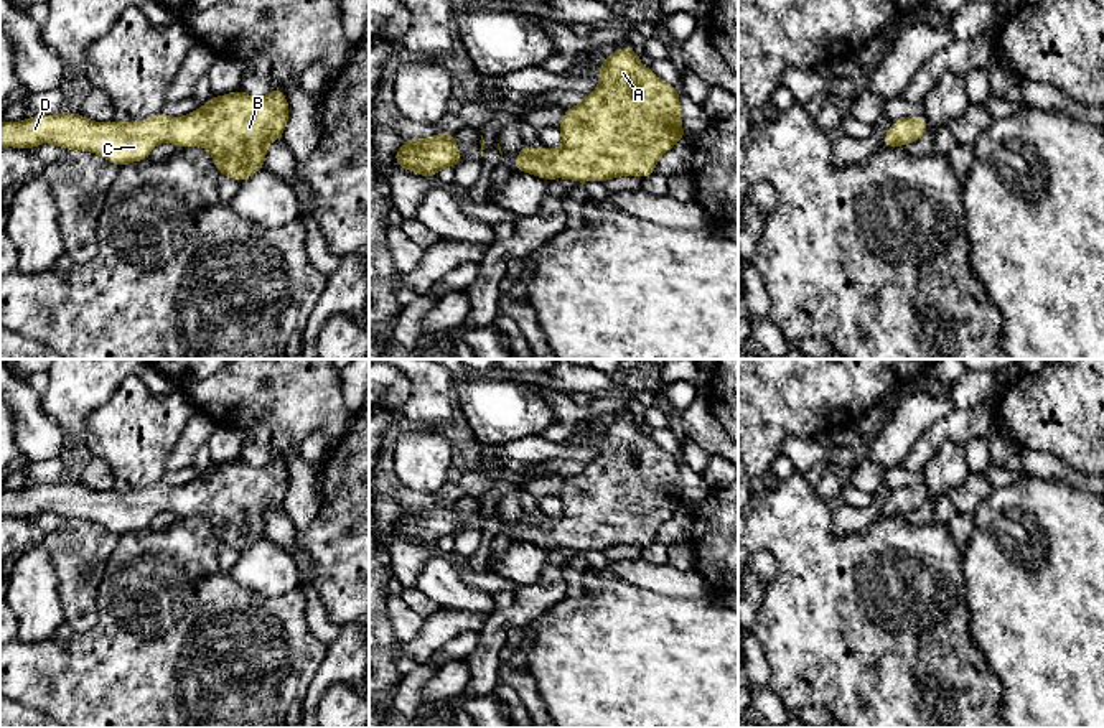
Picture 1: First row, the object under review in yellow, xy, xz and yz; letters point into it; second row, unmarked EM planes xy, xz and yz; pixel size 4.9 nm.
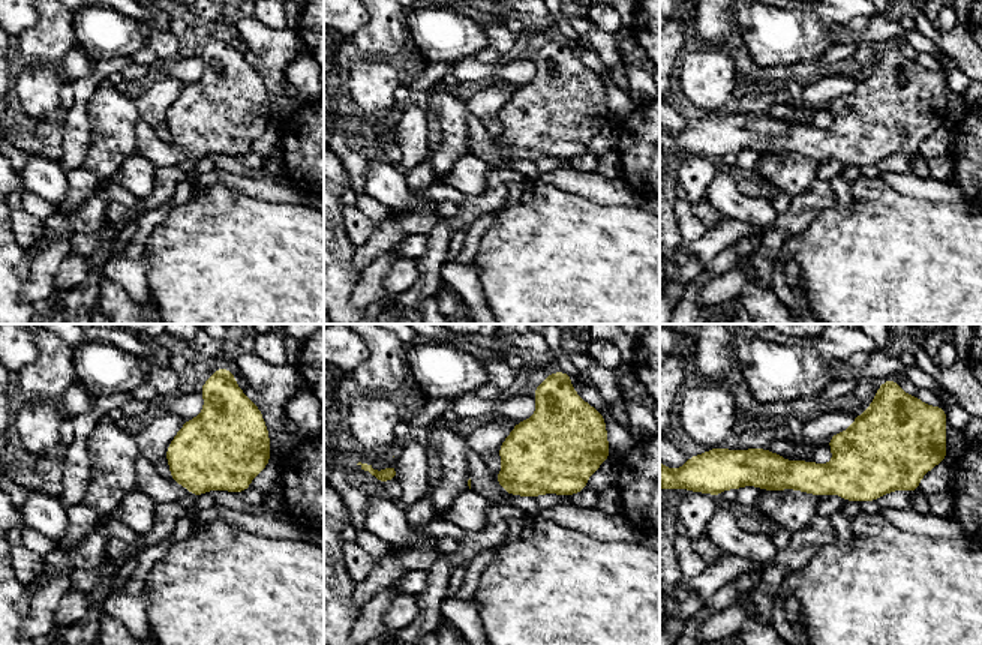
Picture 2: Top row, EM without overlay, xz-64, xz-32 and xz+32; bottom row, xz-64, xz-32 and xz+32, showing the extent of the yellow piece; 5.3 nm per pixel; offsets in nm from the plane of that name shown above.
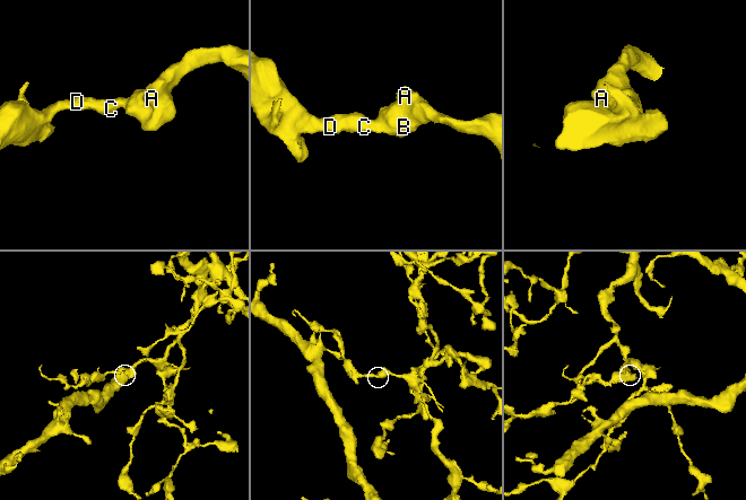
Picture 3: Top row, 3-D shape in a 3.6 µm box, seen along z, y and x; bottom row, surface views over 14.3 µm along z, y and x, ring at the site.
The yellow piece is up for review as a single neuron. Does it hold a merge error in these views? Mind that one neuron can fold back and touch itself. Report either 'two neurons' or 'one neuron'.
one neuron

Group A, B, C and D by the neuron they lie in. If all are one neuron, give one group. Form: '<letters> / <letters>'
A B C D

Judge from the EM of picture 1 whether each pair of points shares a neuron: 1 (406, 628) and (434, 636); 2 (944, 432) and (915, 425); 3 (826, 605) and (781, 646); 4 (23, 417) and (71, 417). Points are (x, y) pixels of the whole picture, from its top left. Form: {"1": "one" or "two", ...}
{"1": "two", "2": "two", "3": "one", "4": "two"}

